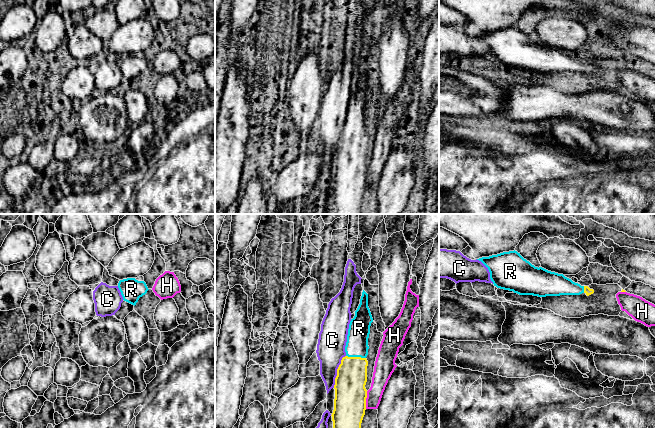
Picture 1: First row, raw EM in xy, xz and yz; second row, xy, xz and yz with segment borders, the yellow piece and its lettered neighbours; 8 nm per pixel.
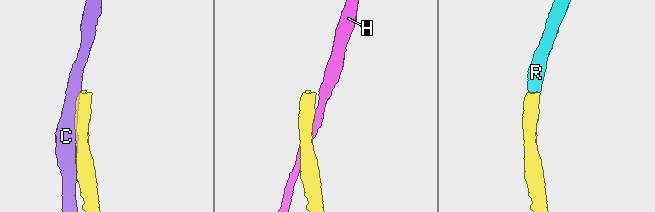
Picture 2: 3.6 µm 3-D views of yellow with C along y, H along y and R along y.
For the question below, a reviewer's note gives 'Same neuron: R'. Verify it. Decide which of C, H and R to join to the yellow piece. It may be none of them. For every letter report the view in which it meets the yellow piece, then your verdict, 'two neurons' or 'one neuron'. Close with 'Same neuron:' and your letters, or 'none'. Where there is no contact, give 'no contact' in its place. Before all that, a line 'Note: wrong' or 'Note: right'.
Note: right
C: xz | two neurons
H: xz | two neurons
R: xz | one neuron
Same neuron: R

